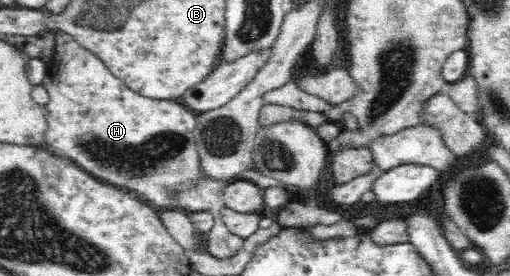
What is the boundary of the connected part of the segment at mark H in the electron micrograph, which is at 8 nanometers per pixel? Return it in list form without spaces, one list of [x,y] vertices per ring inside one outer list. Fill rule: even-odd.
[[[56,34],[54,57],[50,61],[47,63],[47,76],[42,84],[49,95],[49,102],[43,105],[47,121],[44,141],[52,147],[52,153],[70,158],[91,176],[105,179],[109,184],[121,189],[132,189],[140,193],[142,201],[158,210],[210,212],[218,228],[208,233],[207,257],[224,260],[237,255],[242,250],[245,239],[233,235],[228,229],[221,228],[222,219],[219,214],[219,208],[224,205],[223,188],[234,179],[216,181],[201,173],[199,153],[193,134],[197,126],[198,112],[189,109],[180,100],[150,99],[132,91],[105,66],[100,58],[84,50],[68,34]]]

